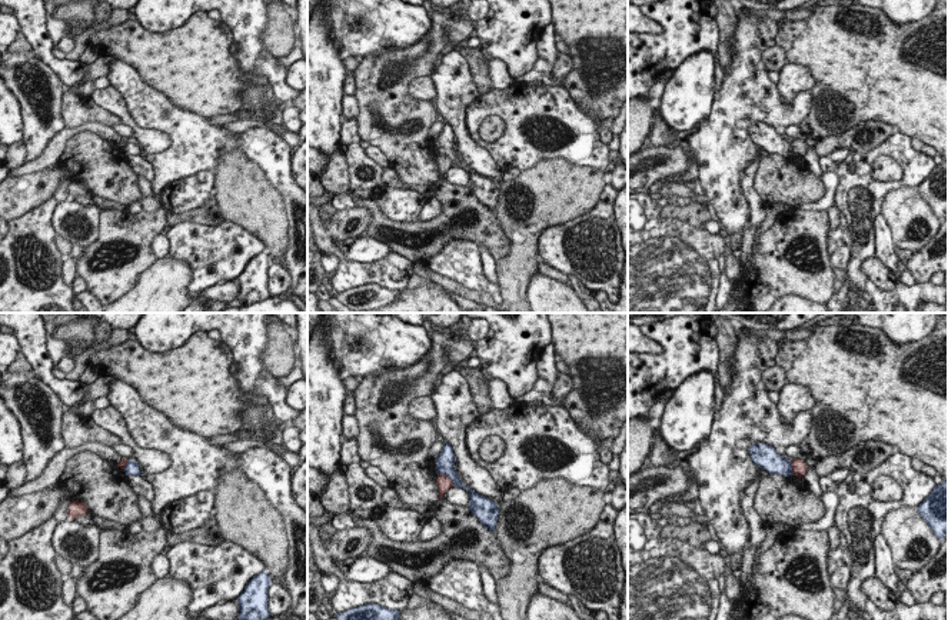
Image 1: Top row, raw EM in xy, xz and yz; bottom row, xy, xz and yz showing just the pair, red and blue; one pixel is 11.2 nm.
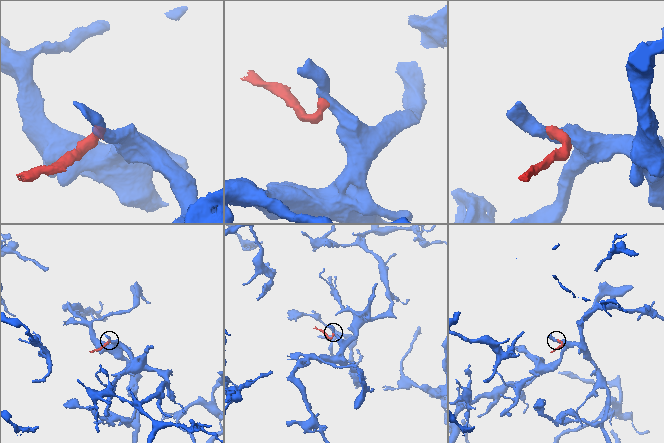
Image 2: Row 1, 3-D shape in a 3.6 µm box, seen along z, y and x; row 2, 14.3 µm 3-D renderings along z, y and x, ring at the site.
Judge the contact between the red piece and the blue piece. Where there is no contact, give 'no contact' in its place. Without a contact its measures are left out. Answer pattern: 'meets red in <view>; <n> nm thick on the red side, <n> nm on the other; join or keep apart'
meets red in xz; 160 nm thick on the red side, 200 nm on the other; keep apart

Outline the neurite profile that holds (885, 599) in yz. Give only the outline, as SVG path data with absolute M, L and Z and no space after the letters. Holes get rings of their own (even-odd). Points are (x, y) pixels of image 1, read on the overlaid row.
M877 576L866 579L861 589L882 610L894 610L901 603L899 597L884 586Z

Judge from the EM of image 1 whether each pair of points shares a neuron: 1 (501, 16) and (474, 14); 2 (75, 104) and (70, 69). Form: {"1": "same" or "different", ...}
{"1": "different", "2": "different"}

